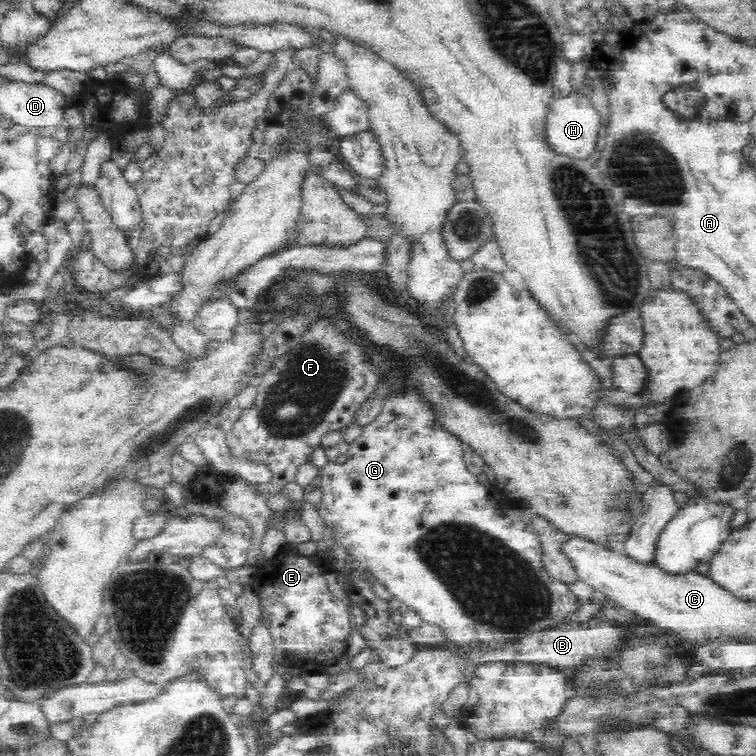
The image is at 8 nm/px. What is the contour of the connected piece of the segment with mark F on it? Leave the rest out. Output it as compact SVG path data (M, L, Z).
M323 318L319 319L317 322L310 325L307 331L301 336L301 341L285 355L282 355L278 360L273 362L273 365L264 372L260 379L256 383L258 392L256 392L256 398L253 402L253 405L250 408L242 410L240 420L234 421L231 429L225 433L224 441L226 441L226 447L228 447L228 455L236 461L248 461L249 463L254 463L256 466L263 465L268 469L268 479L265 481L250 481L246 479L244 484L248 484L248 488L252 491L252 495L259 496L258 500L266 502L265 506L269 508L270 511L276 510L277 513L280 513L286 495L286 486L295 482L295 478L299 468L304 464L308 463L311 460L313 452L321 446L320 440L326 432L331 430L345 430L349 425L354 423L354 418L357 415L357 412L360 410L360 407L369 399L369 397L375 393L380 384L380 376L376 375L371 364L366 362L366 352L360 350L358 344L354 342L346 342L350 340L350 337L344 336L340 333L338 326L332 324L330 321L324 320Z

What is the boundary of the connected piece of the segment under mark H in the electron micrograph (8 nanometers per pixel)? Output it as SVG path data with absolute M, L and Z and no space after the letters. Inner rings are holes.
M572 91L568 96L557 97L549 106L546 134L550 146L556 153L586 159L595 152L601 126L599 113L583 91Z

